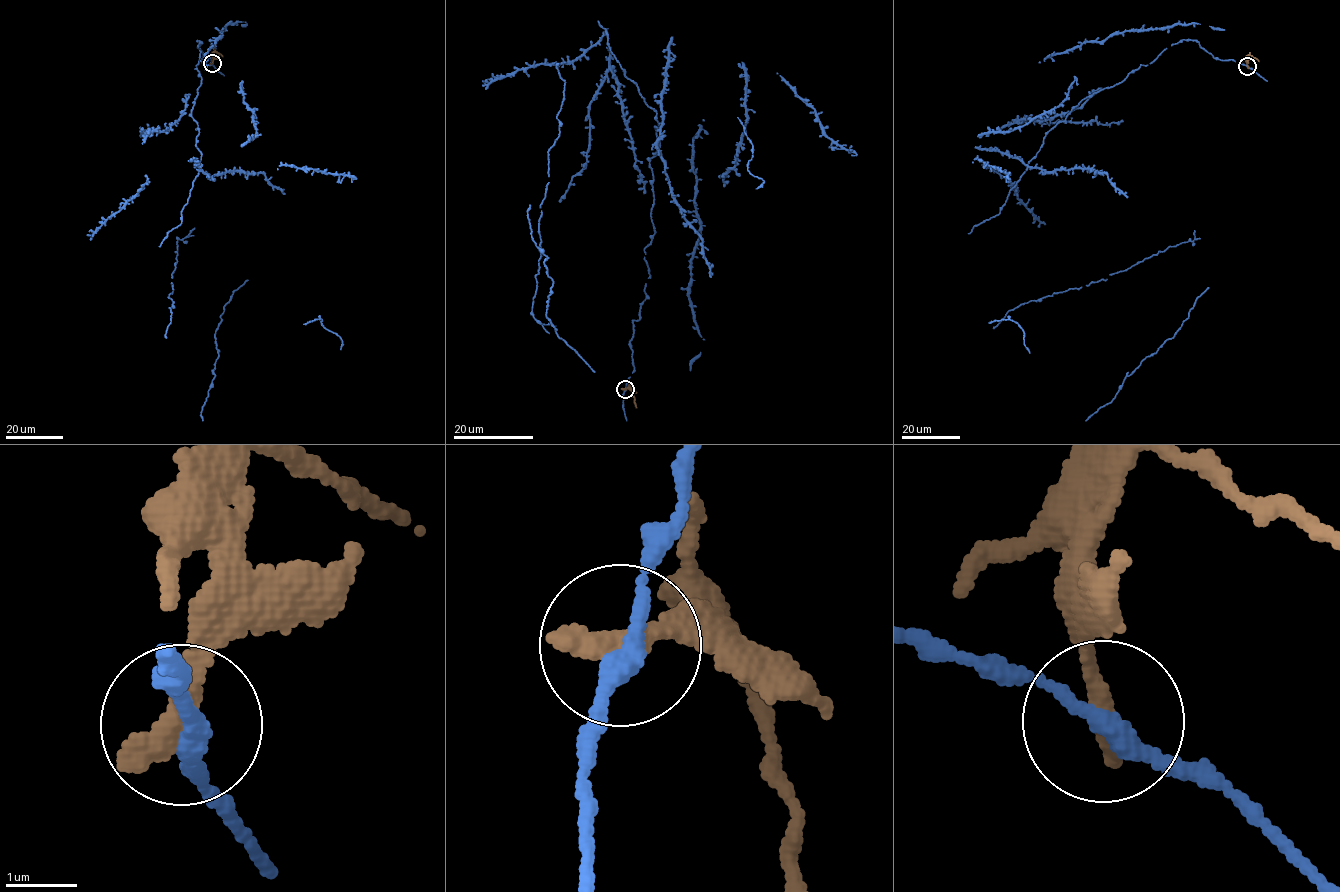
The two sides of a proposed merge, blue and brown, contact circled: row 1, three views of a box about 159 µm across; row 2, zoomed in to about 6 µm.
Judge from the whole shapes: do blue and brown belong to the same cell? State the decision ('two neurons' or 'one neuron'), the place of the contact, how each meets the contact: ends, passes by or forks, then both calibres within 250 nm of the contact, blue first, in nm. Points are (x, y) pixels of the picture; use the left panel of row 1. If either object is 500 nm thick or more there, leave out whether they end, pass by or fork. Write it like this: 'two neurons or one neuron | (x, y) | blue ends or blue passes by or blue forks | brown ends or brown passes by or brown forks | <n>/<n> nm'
two neurons | (212, 63) | blue passes by | brown ends | 260/400 nm

